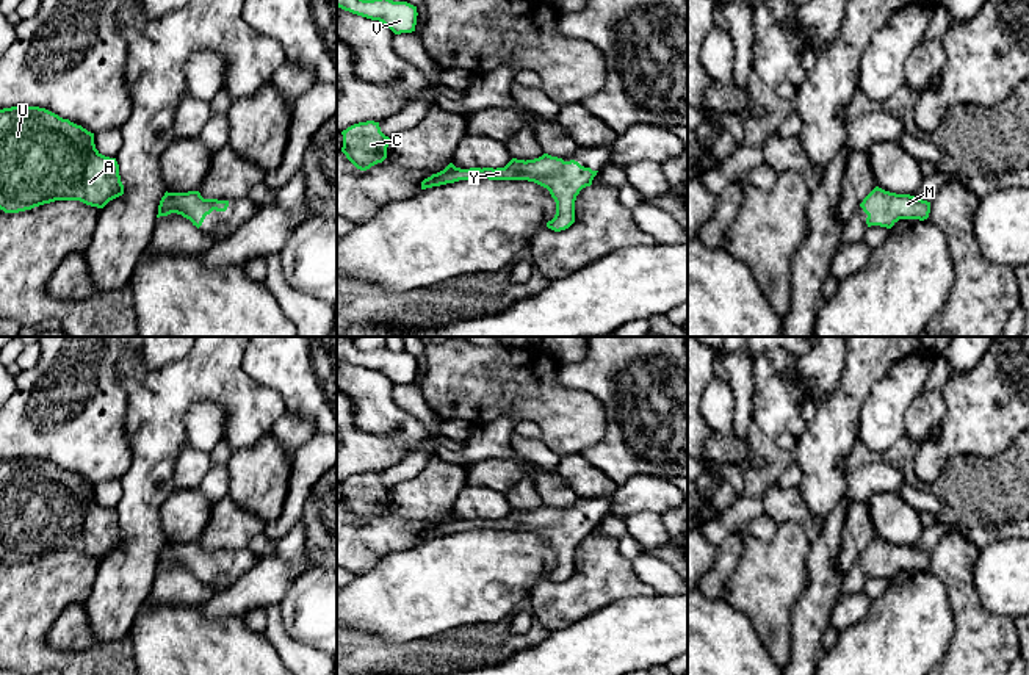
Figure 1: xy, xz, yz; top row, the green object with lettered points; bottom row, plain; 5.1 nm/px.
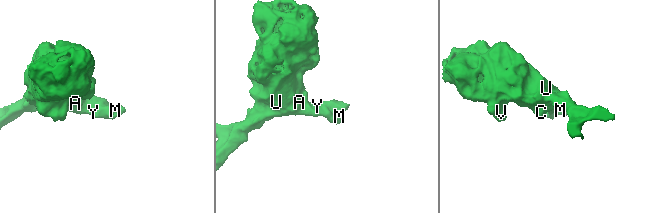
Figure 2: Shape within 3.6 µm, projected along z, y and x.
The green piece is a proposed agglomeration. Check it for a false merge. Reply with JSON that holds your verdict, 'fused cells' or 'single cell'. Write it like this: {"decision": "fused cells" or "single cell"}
{"decision": "single cell"}

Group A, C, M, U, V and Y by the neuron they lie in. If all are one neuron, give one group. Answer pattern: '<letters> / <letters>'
A C M U V Y

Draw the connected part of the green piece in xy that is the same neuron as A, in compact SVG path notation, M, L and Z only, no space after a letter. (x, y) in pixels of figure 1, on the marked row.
M11 106L0 110L0 210L19 213L55 200L80 200L103 208L124 194L116 158L102 155L94 133L39 106Z

